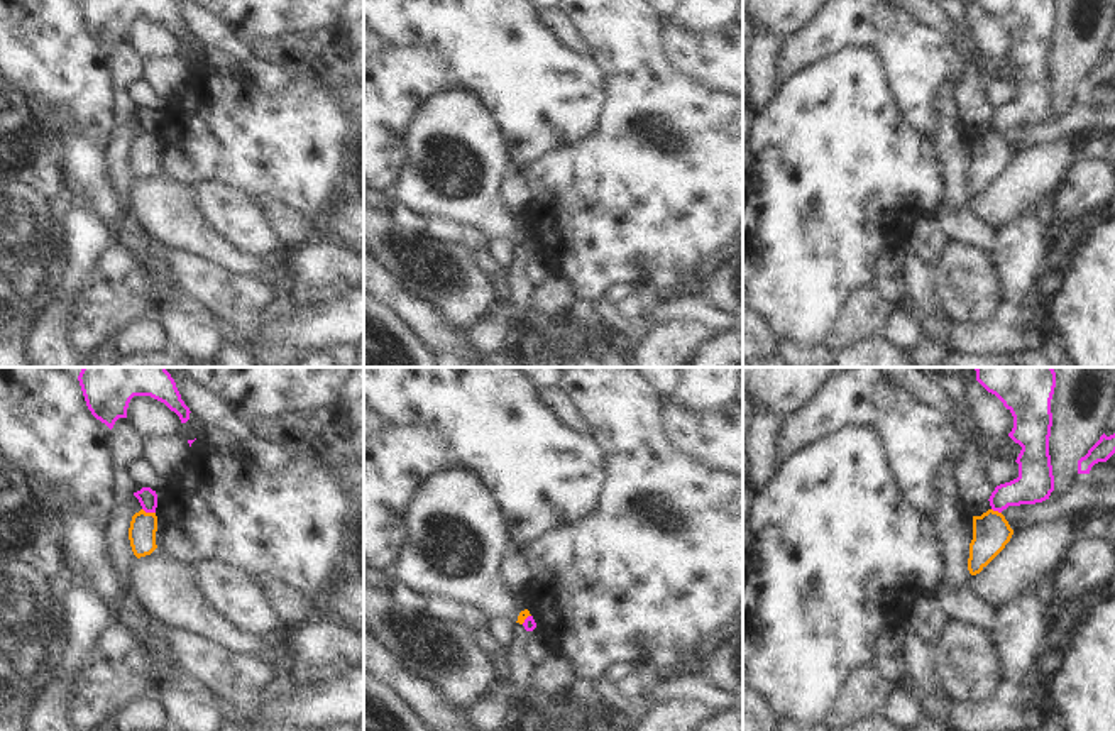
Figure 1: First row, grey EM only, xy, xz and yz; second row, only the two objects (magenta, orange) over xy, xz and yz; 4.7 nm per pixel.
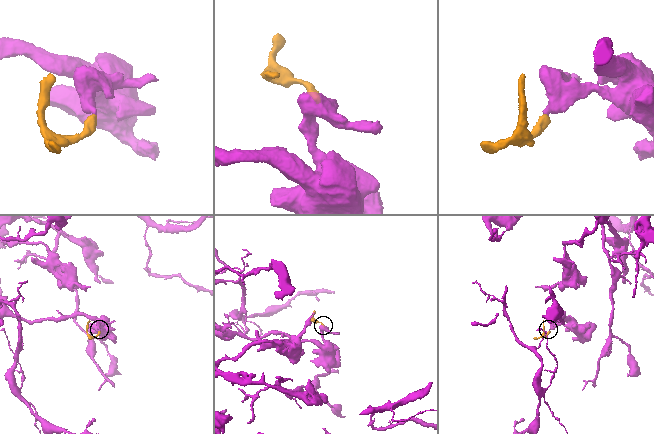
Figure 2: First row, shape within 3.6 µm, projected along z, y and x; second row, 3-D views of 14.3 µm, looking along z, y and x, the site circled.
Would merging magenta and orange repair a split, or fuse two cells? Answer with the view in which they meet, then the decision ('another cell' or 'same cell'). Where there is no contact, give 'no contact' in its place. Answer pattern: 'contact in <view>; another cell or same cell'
contact in xy; another cell

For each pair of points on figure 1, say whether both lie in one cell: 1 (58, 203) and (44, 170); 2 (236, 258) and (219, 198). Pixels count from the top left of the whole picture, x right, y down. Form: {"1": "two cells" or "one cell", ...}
{"1": "one cell", "2": "two cells"}

